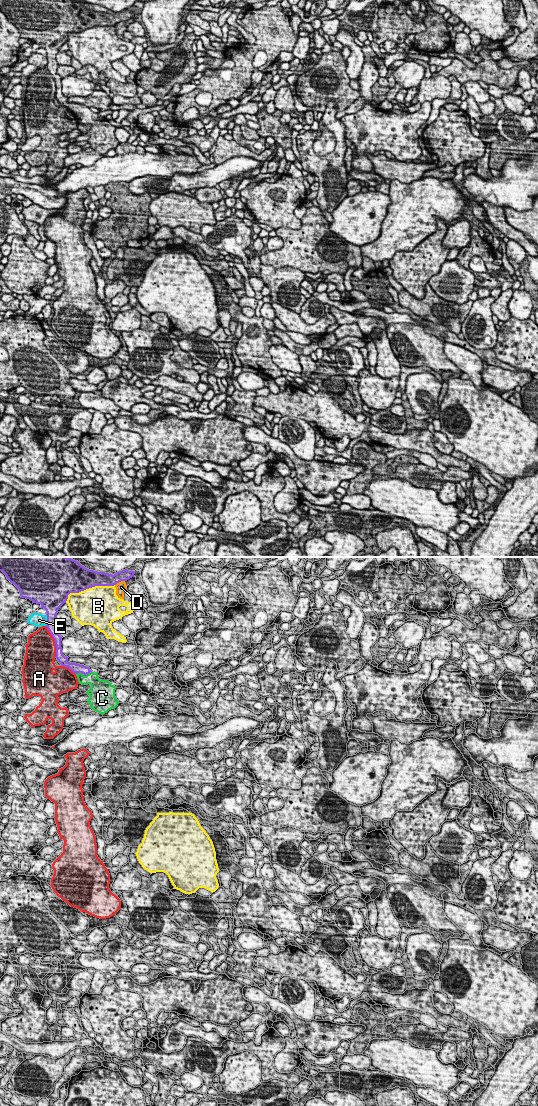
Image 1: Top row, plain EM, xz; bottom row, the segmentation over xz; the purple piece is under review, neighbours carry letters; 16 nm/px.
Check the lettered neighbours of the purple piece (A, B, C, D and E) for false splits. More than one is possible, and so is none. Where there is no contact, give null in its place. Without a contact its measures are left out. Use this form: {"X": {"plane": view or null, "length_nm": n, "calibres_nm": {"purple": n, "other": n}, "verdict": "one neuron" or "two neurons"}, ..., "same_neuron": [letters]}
{"A": {"plane": "xz", "length_nm": 550, "calibres_nm": {"purple": 190, "other": 460}, "verdict": "two neurons"}, "B": {"plane": "xz", "length_nm": 850, "calibres_nm": {"purple": 460, "other": 480}, "verdict": "two neurons"}, "C": {"plane": "xz", "length_nm": 260, "calibres_nm": {"purple": 160, "other": 190}, "verdict": "one neuron"}, "D": {"plane": "xz", "length_nm": 180, "calibres_nm": {"purple": 220, "other": 170}, "verdict": "two neurons"}, "E": {"plane": "xz", "length_nm": 190, "calibres_nm": {"purple": 240, "other": 220}, "verdict": "two neurons"}, "same_neuron": ["C"]}

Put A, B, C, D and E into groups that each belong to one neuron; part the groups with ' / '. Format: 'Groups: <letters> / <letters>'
Groups: A / B / C / D / E

